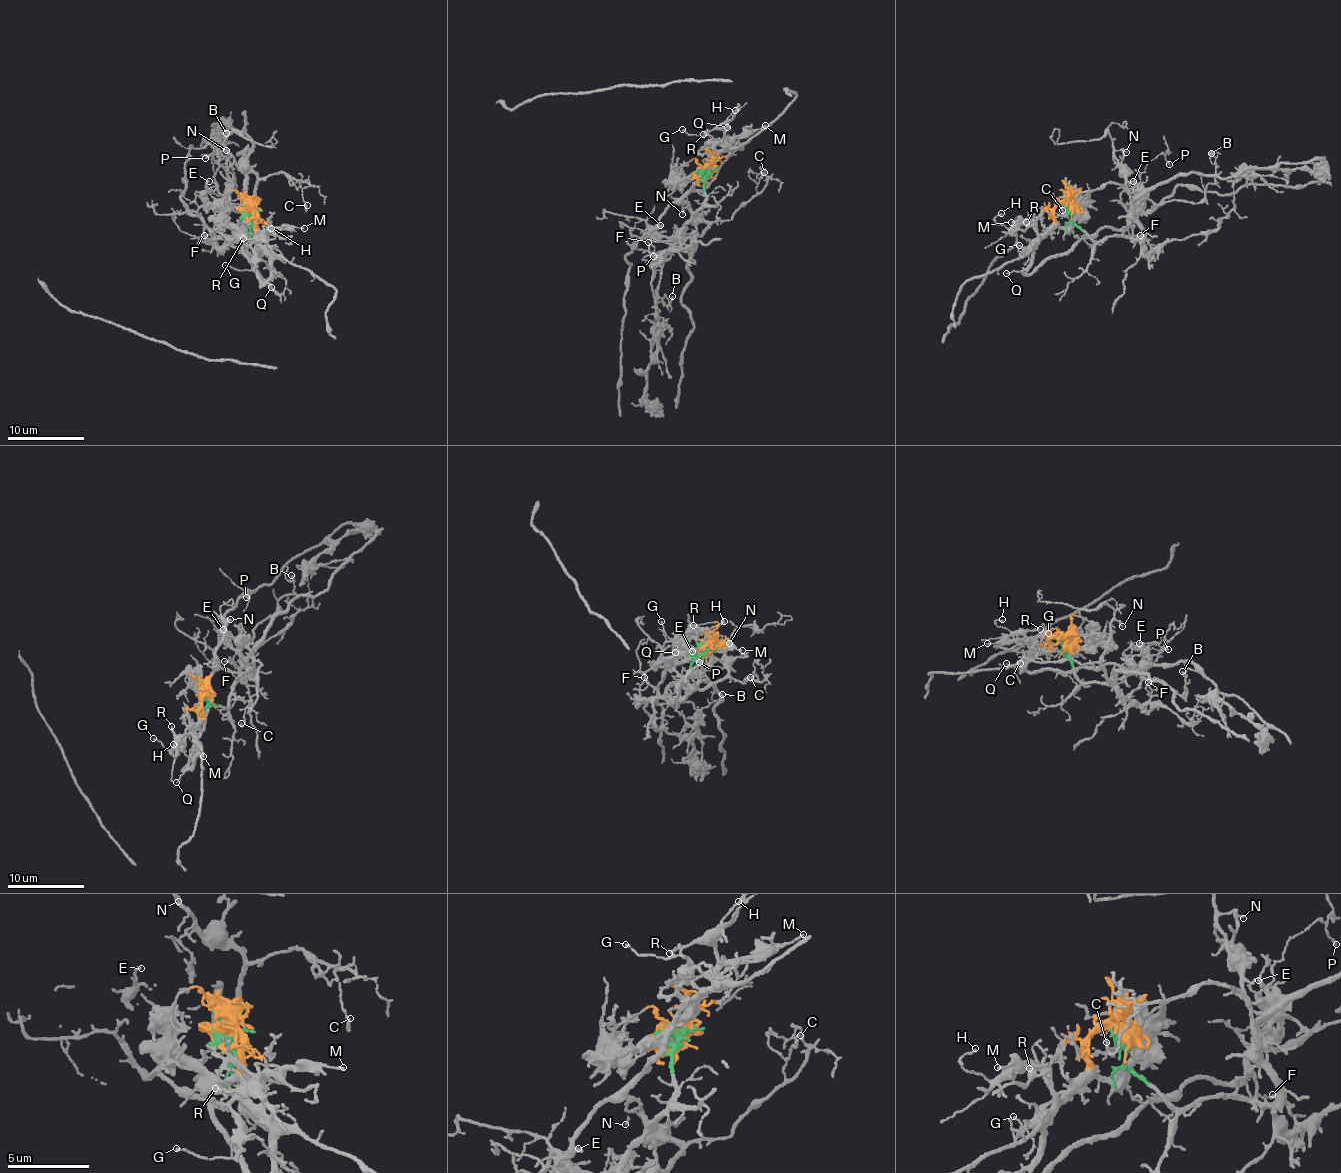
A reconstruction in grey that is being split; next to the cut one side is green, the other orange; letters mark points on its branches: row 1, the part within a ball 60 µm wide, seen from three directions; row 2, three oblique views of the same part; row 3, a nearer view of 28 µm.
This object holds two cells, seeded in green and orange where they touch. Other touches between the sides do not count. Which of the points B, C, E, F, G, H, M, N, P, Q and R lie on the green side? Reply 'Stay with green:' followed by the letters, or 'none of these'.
Stay with green: B, C, E, F, N, P

